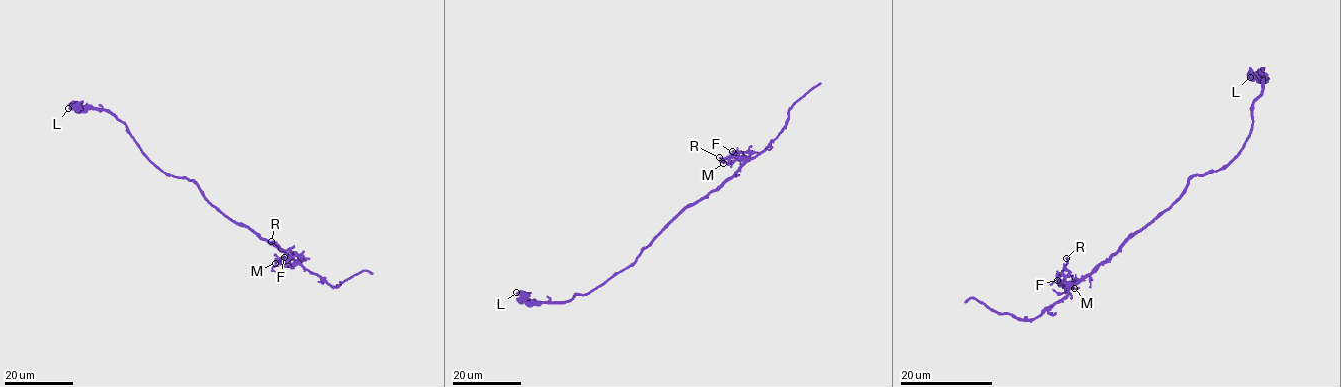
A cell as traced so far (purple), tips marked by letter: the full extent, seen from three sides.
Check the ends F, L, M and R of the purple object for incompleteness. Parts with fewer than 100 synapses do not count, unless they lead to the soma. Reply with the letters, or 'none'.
none

